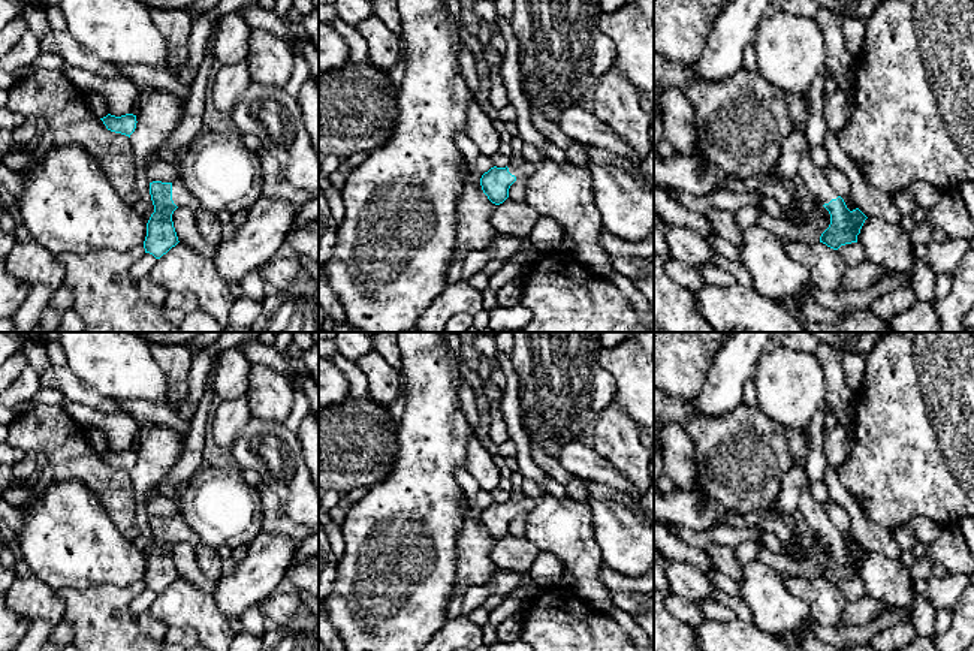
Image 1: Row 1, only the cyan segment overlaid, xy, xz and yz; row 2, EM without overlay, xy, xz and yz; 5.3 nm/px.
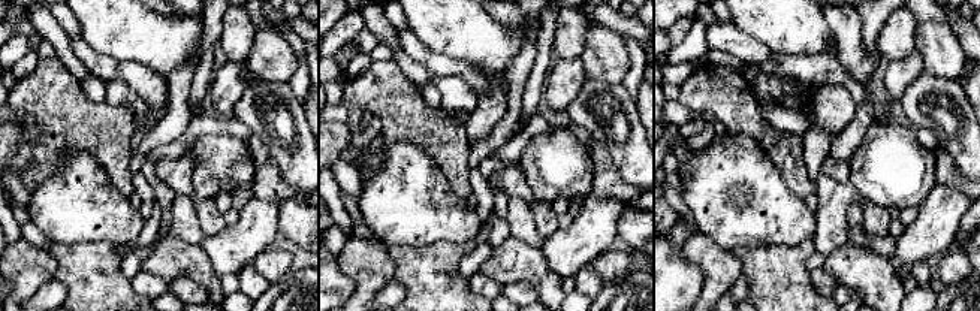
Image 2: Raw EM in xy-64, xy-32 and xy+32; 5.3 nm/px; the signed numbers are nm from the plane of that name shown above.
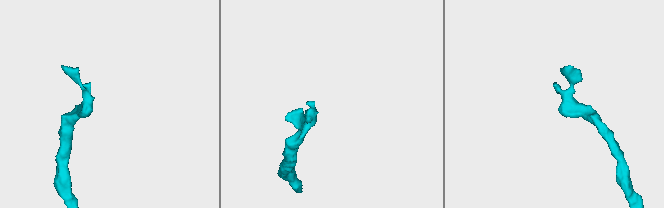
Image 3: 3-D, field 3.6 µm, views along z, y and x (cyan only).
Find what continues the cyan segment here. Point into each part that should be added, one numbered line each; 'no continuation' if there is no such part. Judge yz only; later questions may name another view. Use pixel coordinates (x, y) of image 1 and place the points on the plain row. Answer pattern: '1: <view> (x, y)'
1: yz (813, 512)

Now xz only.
1: xz (521, 505)

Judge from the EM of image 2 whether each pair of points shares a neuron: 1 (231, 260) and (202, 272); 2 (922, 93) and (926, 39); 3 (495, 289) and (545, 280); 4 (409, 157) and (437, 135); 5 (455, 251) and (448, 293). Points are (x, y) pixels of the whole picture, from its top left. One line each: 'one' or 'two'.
1: two
2: two
3: two
4: two
5: one

